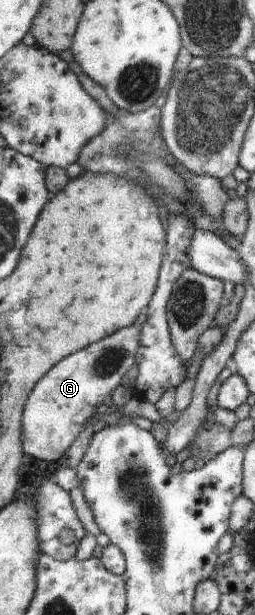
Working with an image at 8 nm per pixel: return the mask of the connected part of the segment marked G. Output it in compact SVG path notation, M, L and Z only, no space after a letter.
M135 323L130 327L122 328L114 335L90 344L87 348L60 360L60 363L57 363L35 385L35 389L27 401L26 410L23 412L23 452L25 454L36 460L46 461L46 463L57 462L60 456L66 454L70 444L76 440L76 436L80 436L80 432L84 430L88 420L94 416L96 408L102 405L106 398L110 398L110 394L120 386L122 376L134 364L134 356L139 354L140 330L142 330L142 326Z

